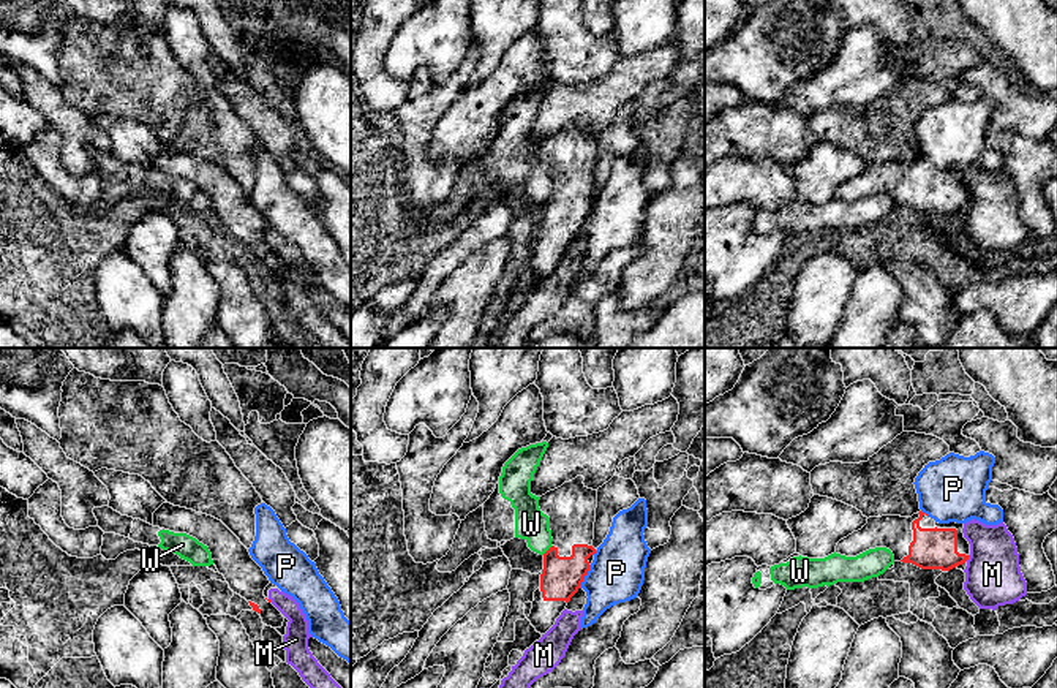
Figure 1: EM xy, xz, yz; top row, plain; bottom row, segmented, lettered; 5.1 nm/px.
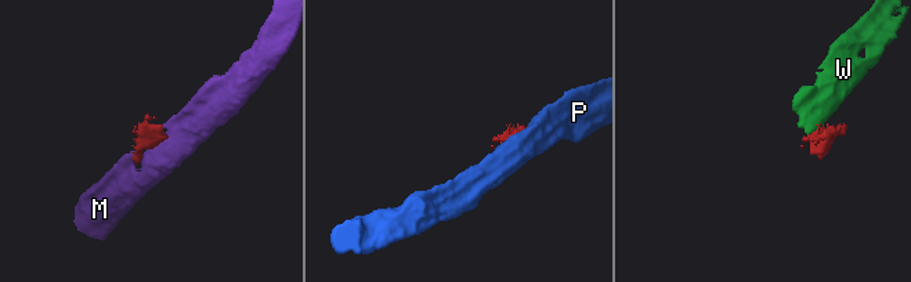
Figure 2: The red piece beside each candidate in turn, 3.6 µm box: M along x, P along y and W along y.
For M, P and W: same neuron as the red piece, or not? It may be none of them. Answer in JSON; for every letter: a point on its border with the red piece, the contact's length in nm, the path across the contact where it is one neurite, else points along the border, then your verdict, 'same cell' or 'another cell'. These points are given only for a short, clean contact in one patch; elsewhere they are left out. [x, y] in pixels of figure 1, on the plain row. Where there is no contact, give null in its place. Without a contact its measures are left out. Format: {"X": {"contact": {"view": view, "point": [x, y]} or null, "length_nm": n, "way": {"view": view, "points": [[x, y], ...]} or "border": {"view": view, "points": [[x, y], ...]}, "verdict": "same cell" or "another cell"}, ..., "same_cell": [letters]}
{"M": {"contact": {"view": "yz", "point": [967, 204]}, "length_nm": 40, "verdict": "another cell"}, "P": {"contact": {"view": "xz", "point": [585, 220]}, "length_nm": 140, "border": {"view": "xz", "points": [[591, 211], [579, 233]]}, "verdict": "another cell"}, "W": {"contact": {"view": "xz", "point": [549, 195]}, "length_nm": 70, "border": {"view": "xz", "points": [[552, 192], [542, 200]]}, "verdict": "another cell"}, "same_cell": []}

